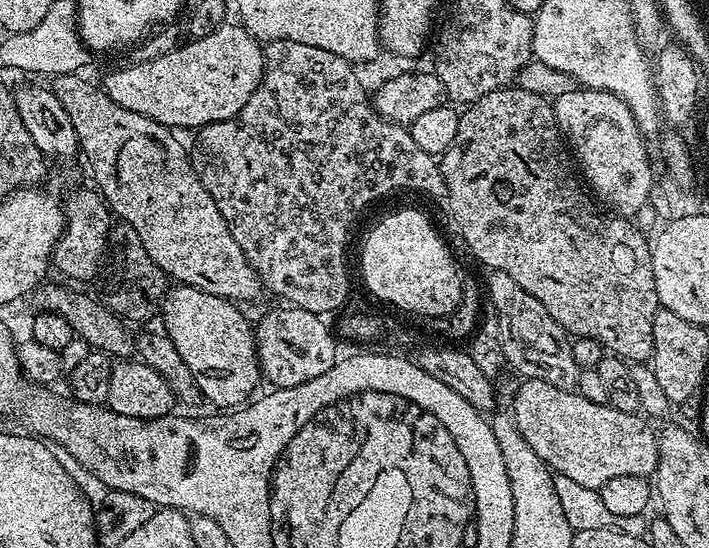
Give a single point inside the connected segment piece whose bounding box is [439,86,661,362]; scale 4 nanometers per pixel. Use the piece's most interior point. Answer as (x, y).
(511, 193)

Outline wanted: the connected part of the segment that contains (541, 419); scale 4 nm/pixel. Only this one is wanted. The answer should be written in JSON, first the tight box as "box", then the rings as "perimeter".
{"box":[514,379,658,490],"perimeter":[[[538,379],[521,381],[514,398],[516,428],[553,473],[573,479],[587,489],[598,490],[612,478],[651,477],[658,460],[657,431],[639,413],[616,410],[608,404],[591,402],[575,389],[562,389]]]}

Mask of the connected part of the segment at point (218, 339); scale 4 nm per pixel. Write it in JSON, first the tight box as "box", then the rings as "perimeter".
{"box":[162,283,262,410],"perimeter":[[[181,283],[169,287],[162,301],[164,335],[174,342],[182,362],[196,376],[199,395],[217,404],[220,410],[241,407],[253,395],[256,383],[262,380],[253,325],[236,308],[239,307],[233,301]]]}

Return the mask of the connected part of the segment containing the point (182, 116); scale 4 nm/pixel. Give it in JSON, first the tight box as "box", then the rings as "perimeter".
{"box":[102,22,264,130],"perimeter":[[[236,22],[228,23],[221,23],[219,28],[202,38],[189,39],[188,44],[169,47],[151,58],[144,58],[141,64],[132,64],[121,72],[110,73],[102,80],[105,94],[114,102],[126,106],[126,110],[154,118],[154,122],[173,130],[199,130],[208,124],[234,118],[238,110],[250,102],[250,94],[258,90],[258,82],[264,73],[264,49],[261,41],[254,39],[247,28]]]}

